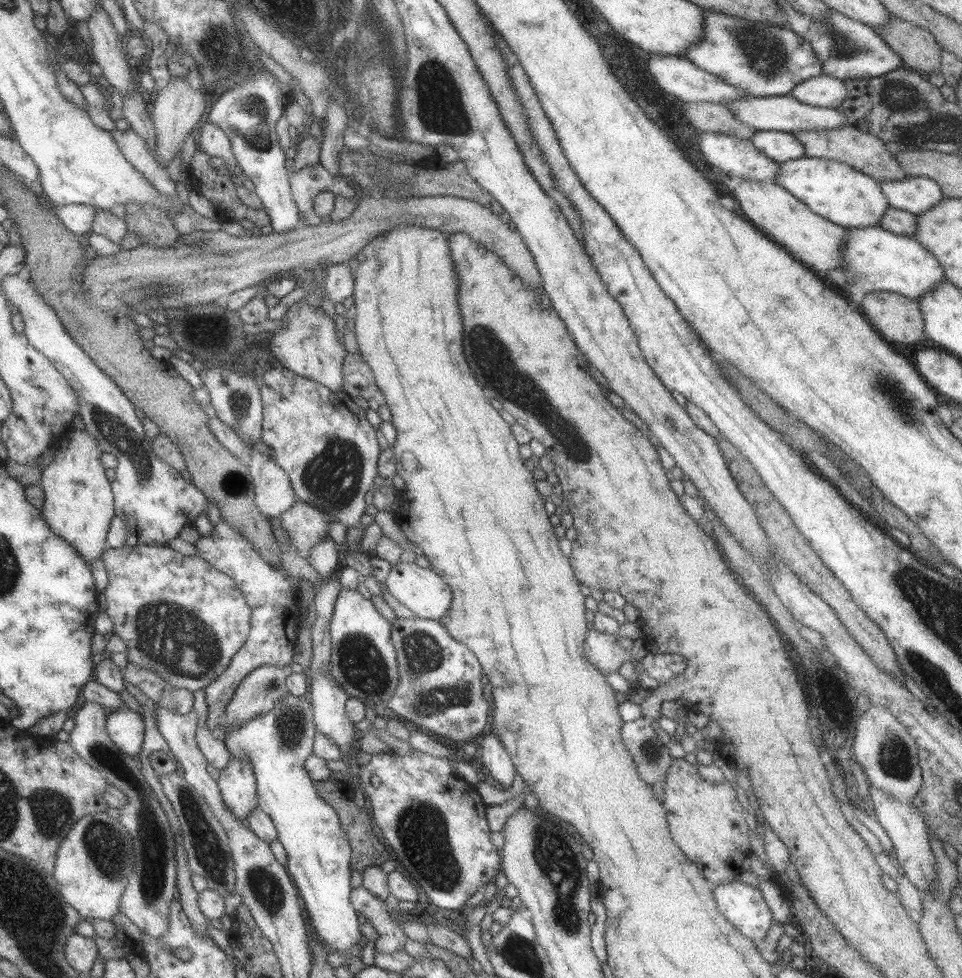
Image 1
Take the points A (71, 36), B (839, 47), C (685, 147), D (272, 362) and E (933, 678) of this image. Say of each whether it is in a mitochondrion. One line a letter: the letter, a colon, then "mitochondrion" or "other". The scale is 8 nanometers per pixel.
A: other
B: mitochondrion
C: other
D: other
E: mitochondrion

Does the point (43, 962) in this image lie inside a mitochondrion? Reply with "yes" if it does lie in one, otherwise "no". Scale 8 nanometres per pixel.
yes

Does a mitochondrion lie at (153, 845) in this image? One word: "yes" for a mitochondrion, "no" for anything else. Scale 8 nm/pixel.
yes

